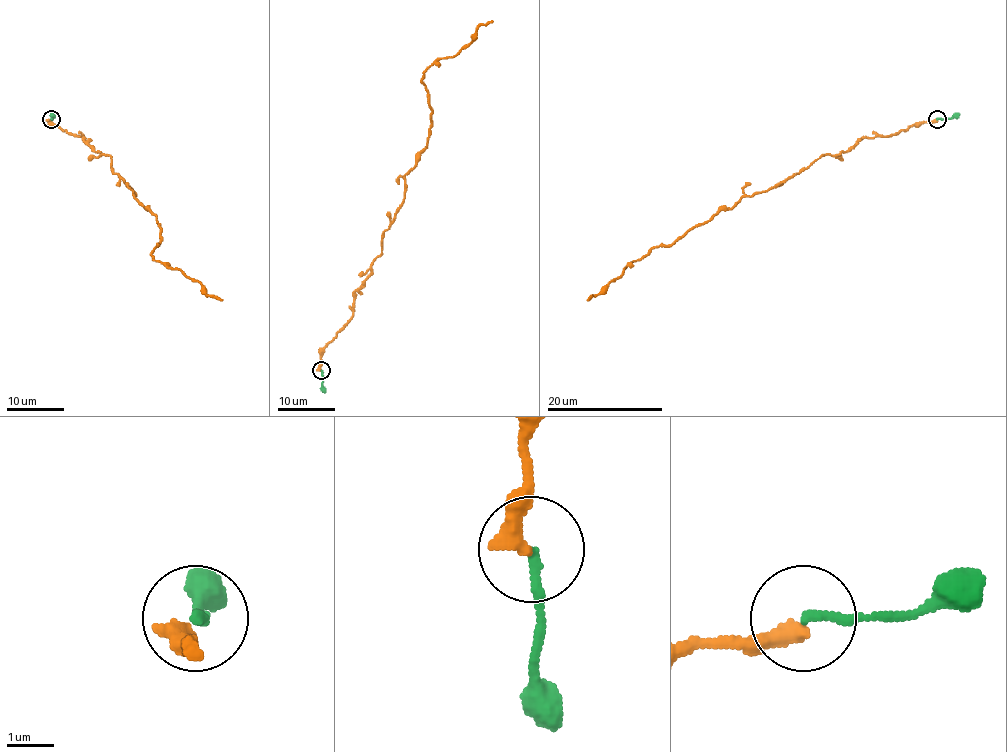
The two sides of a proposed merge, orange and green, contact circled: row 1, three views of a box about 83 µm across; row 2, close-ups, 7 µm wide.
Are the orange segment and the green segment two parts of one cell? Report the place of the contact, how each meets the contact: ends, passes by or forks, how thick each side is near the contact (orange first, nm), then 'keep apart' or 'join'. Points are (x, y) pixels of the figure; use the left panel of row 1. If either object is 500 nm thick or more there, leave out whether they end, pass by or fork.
(51, 119) | orange ends | green ends | 400/200 nm | join

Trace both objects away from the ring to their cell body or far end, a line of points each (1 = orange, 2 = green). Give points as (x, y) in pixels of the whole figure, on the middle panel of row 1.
1: (320, 370), (426, 146), (423, 74), (492, 20)
2: (322, 370), (325, 393)

